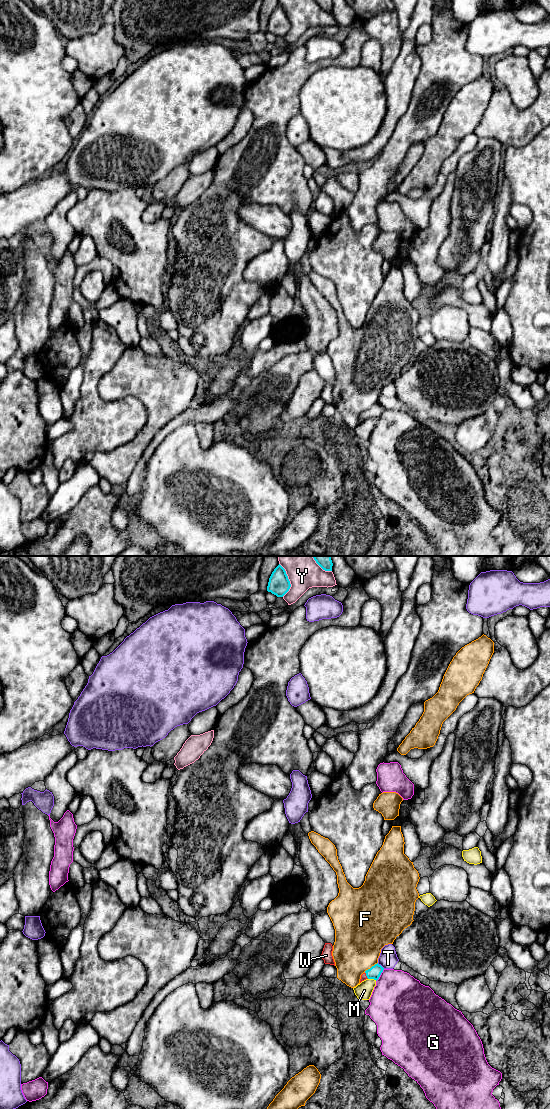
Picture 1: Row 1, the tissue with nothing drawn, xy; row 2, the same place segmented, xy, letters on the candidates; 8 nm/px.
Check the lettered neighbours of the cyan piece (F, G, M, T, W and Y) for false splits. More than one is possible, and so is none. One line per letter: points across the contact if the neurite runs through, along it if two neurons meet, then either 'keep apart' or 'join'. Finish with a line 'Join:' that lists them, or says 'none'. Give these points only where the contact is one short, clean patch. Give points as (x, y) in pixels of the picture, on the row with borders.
F: keep apart
G: keep apart
M: keep apart
T: keep apart
W: runs through xy (374, 972), (366, 975), (363, 977); join
Y: keep apart
Join: W

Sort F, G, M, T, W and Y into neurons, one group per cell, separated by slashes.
F / G / M / T / W / Y

